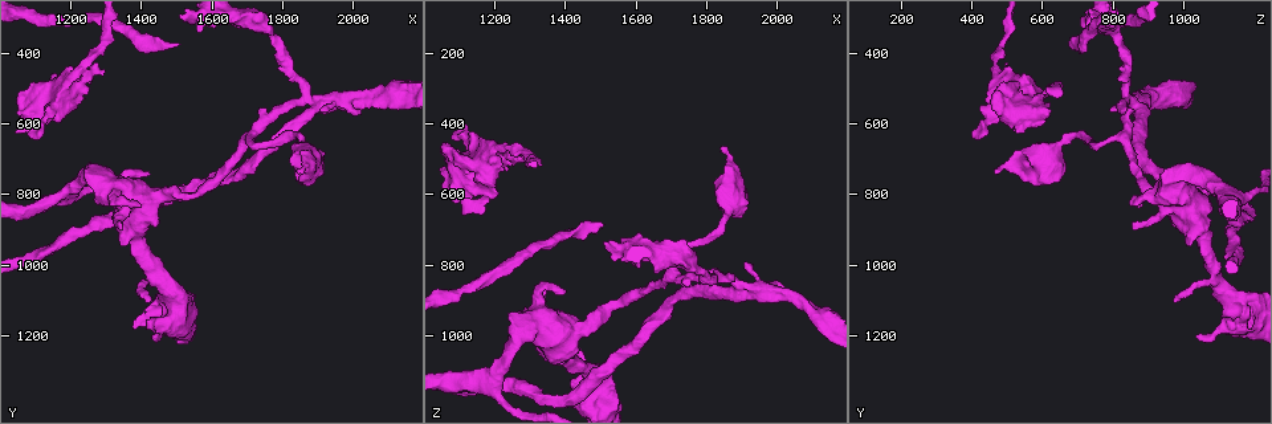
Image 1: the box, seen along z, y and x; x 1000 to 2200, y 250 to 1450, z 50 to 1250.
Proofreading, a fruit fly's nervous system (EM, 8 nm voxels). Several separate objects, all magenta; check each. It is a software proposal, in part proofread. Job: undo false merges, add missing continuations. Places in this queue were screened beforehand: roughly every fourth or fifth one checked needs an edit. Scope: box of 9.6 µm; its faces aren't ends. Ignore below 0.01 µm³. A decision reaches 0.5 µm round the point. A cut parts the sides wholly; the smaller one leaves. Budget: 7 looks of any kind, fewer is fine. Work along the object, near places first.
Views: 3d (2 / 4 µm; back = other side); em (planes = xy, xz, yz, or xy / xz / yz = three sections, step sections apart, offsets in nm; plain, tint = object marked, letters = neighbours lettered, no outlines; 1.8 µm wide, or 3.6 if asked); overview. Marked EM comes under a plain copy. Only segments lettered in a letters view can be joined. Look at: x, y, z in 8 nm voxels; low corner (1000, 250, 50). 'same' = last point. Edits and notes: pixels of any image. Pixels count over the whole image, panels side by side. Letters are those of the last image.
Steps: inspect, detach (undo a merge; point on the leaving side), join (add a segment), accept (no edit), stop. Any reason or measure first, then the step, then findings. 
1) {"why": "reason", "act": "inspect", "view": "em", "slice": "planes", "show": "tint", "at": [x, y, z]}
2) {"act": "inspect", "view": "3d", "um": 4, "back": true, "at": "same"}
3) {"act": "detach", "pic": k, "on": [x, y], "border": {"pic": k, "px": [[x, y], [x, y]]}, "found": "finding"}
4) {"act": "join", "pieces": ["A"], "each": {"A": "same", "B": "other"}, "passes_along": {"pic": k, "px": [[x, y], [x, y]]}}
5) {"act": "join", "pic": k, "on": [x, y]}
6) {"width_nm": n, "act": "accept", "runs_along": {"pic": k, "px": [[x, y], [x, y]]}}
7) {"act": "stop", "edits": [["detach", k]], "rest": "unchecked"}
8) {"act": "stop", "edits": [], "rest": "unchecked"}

{"why": "an open end", "act": "inspect", "view": "em", "slice": "xy", "step": 8, "show": "letters", "at": [1090, 640, 420]}

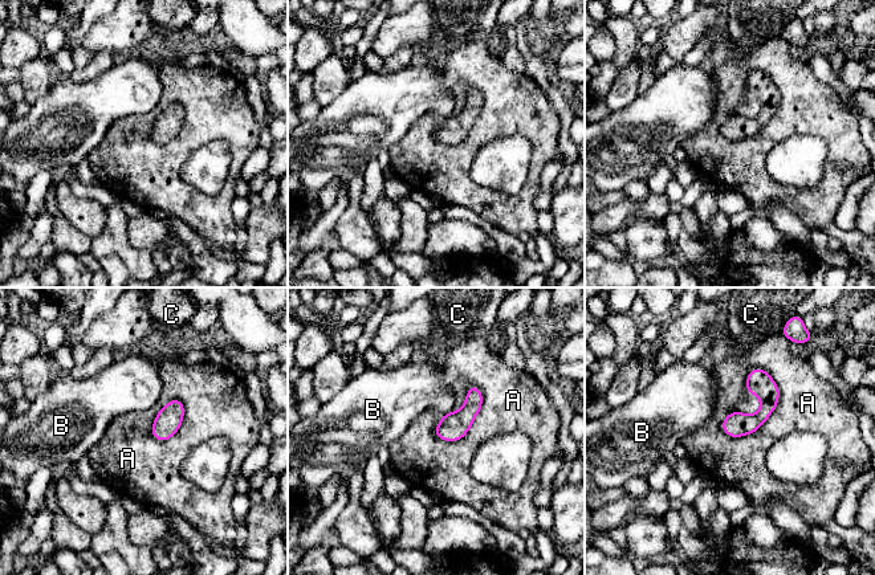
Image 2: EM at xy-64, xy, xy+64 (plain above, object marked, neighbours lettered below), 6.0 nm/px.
{"act": "accept", "each": {"A": "other", "B": "other", "C": "other"}, "runs_along": {"pic": 2, "px": [[758, 371], [765, 410], [732, 433]]}, "found": "no lettered segment goes on from it"}

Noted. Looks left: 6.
{"why": "calibre changes", "act": "inspect", "view": "3d", "um": 4, "at": [1330, 800, 970]}

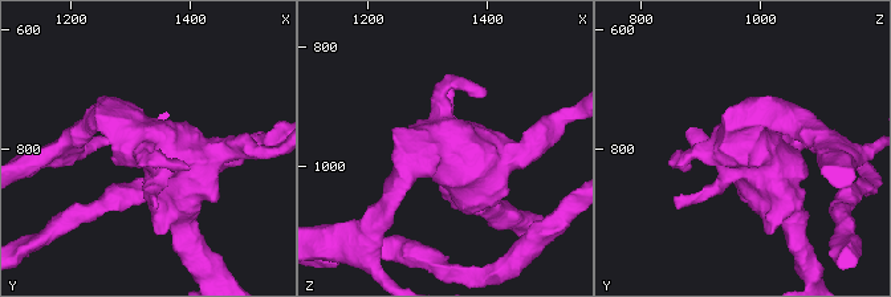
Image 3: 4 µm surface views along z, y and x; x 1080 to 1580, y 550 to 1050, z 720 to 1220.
{"act": "inspect", "view": "em", "um": 3.6, "slice": "planes", "show": "letters", "at": [1330, 795, 960]}

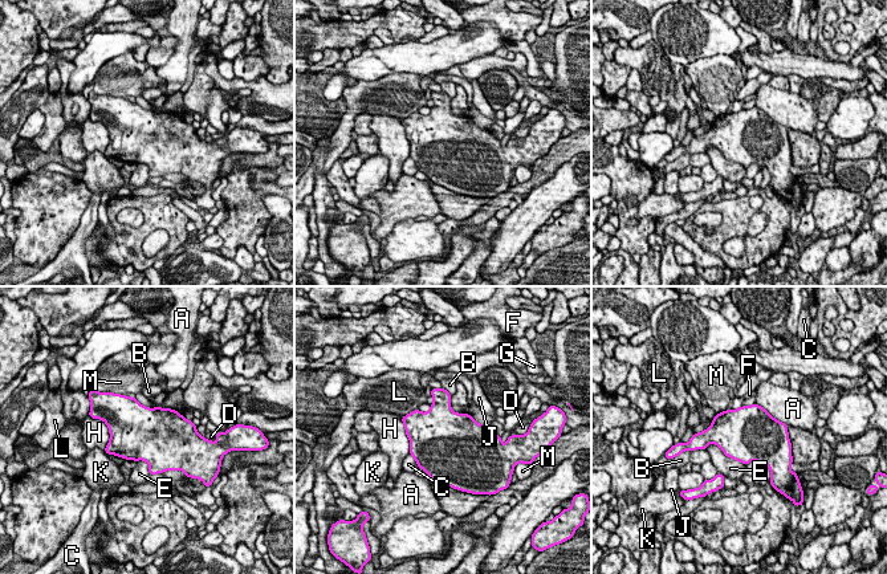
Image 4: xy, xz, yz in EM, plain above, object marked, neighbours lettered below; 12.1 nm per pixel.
{"act": "accept", "each": {"A": "other", "B": "other", "C": "other", "D": "other", "E": "other", "F": "other", "G": "other", "H": "other", "J": "other", "K": "other", "L": "other", "M": "other"}, "found": "all the same cell"}

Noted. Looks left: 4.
{"why": "sharp bend", "act": "inspect", "view": "3d", "um": 2, "back": true, "at": [1860, 530, 840]}

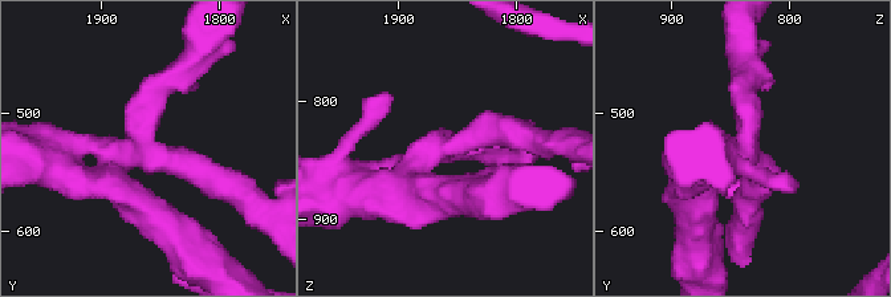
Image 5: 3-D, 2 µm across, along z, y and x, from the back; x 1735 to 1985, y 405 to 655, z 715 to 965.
{"arms": 4, "act": "inspect", "view": "em", "slice": "xz", "step": 8, "show": "tint", "at": [1860, 534, 838]}

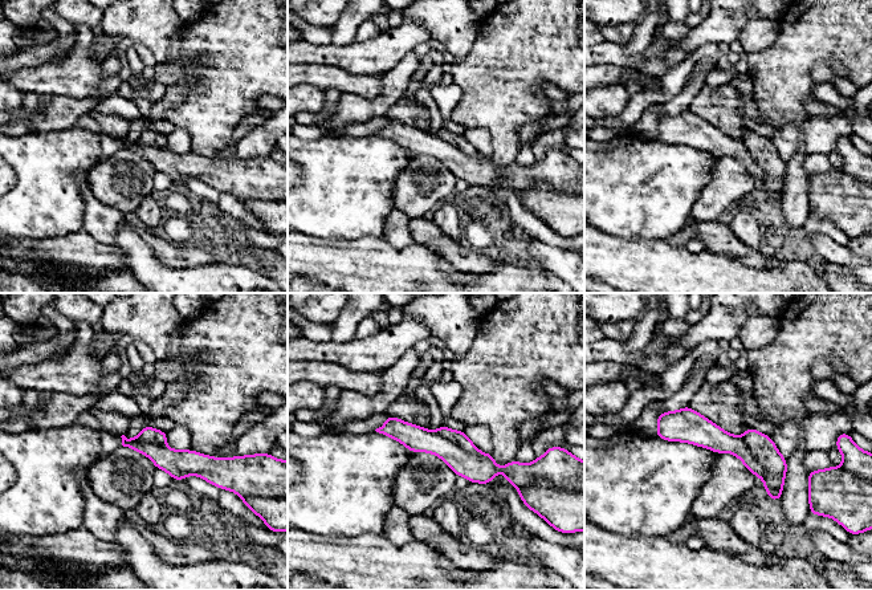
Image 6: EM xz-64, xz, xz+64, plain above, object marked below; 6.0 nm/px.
{"why": "cut it another way", "act": "inspect", "view": "em", "slice": "planes", "show": "letters", "at": "same"}

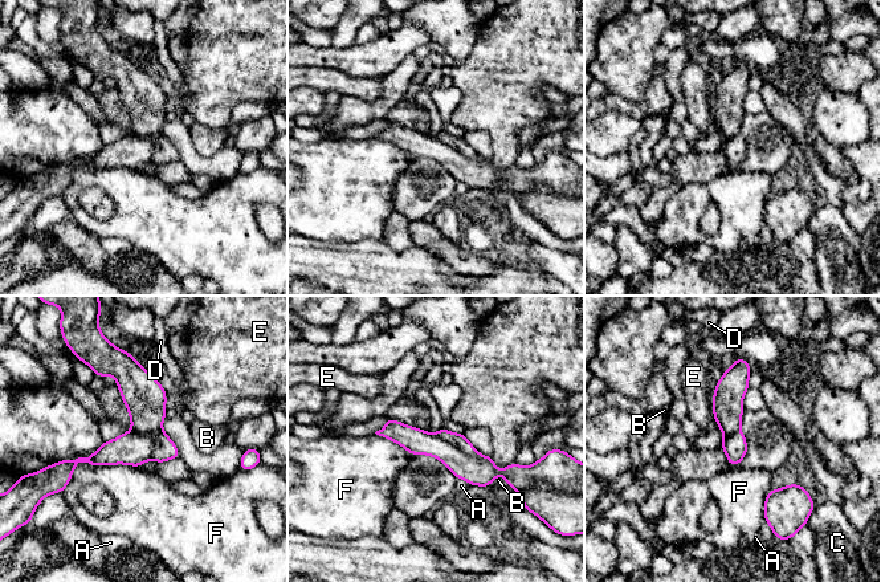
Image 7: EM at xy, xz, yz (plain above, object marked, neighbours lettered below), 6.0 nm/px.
{"width_nm": 140, "act": "detach", "pic": 7, "on": [459, 440], "each": {"A": "other", "B": "other", "C": "other", "D": "other", "E": "other", "F": "other"}, "part_leaving": {"pic": 7, "px": [[111, 370], [145, 399], [174, 455]]}, "found": "two cells meet here"}

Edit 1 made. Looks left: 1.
{"act": "stop", "edits": [["detach", 7]], "rest": "unchecked"}

